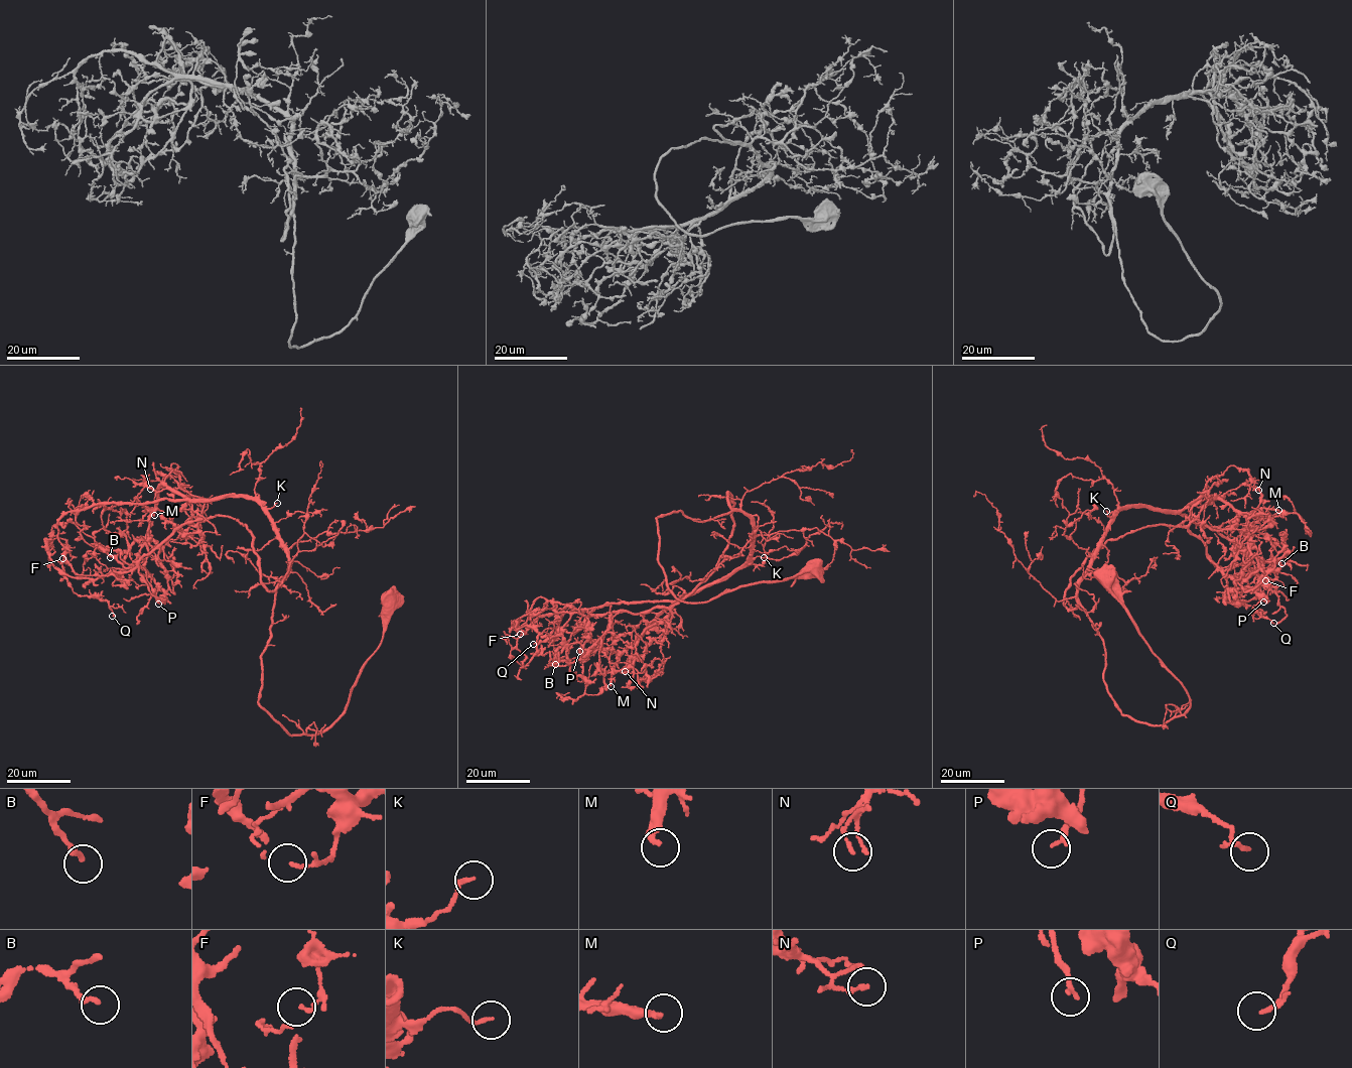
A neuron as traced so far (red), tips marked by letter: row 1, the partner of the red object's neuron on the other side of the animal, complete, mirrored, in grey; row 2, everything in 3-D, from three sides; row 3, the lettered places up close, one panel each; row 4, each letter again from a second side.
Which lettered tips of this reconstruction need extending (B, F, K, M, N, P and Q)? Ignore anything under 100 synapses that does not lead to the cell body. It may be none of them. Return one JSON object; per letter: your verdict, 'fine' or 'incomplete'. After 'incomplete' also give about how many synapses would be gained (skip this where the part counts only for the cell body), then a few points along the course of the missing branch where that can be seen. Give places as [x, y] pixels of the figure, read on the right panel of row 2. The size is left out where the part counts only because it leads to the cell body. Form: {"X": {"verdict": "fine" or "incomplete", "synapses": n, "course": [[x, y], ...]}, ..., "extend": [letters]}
{"B": {"verdict": "fine"}, "F": {"verdict": "fine"}, "K": {"verdict": "fine"}, "M": {"verdict": "incomplete", "synapses": 250, "course": [[1278, 510], [1290, 516], [1294, 533], [1307, 551], [1308, 560], [1315, 562], [1302, 595]]}, "N": {"verdict": "fine"}, "P": {"verdict": "fine"}, "Q": {"verdict": "fine"}, "extend": ["M"]}

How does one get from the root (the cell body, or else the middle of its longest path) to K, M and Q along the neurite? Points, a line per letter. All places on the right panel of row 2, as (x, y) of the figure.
K: (1106, 580), (1185, 689), (1183, 714), (1136, 722), (1107, 690), (1103, 639), (1077, 593), (1106, 511)
M: (1106, 580), (1190, 700), (1163, 724), (1121, 713), (1077, 596), (1105, 527), (1204, 497), (1278, 510)
Q: (1106, 580), (1190, 700), (1147, 725), (1107, 690), (1077, 593), (1118, 512), (1177, 511), (1232, 540), (1273, 623)

